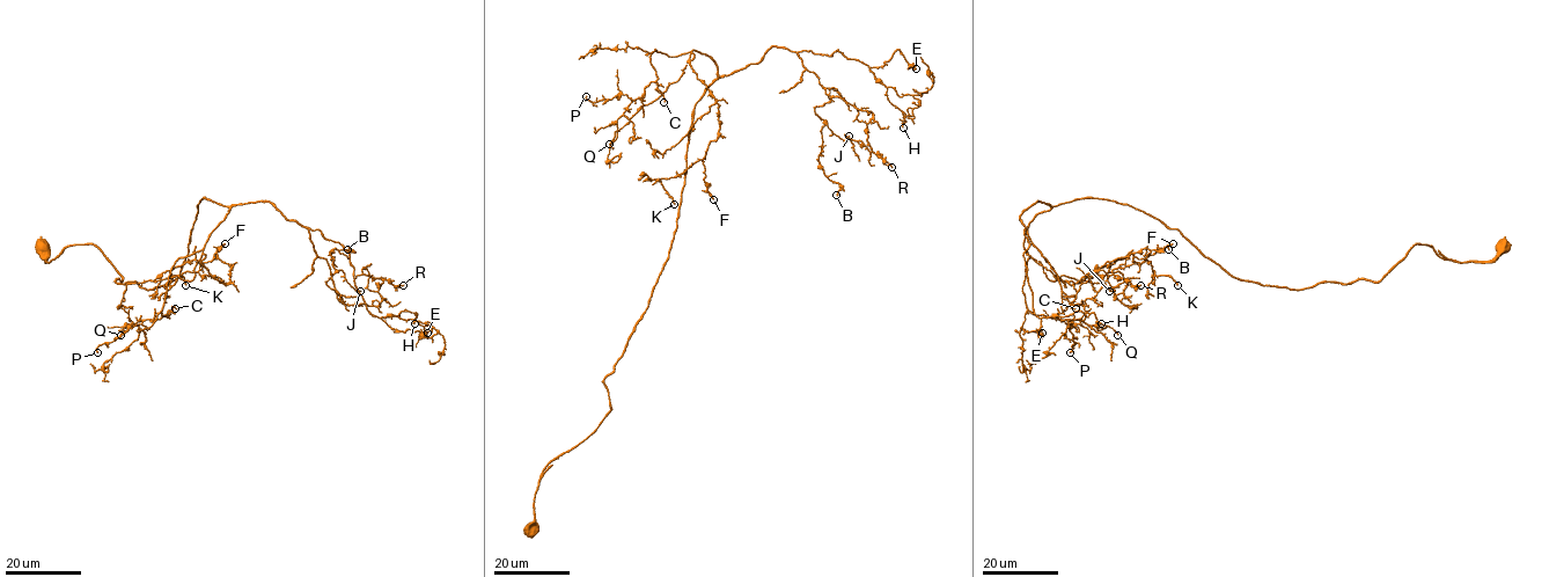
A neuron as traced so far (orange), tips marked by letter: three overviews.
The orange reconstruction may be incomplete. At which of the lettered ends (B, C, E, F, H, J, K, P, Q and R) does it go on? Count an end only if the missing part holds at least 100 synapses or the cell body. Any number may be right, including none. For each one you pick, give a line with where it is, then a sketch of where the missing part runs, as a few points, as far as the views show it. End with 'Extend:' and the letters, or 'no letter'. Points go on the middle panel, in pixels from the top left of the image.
Extend: no letter

